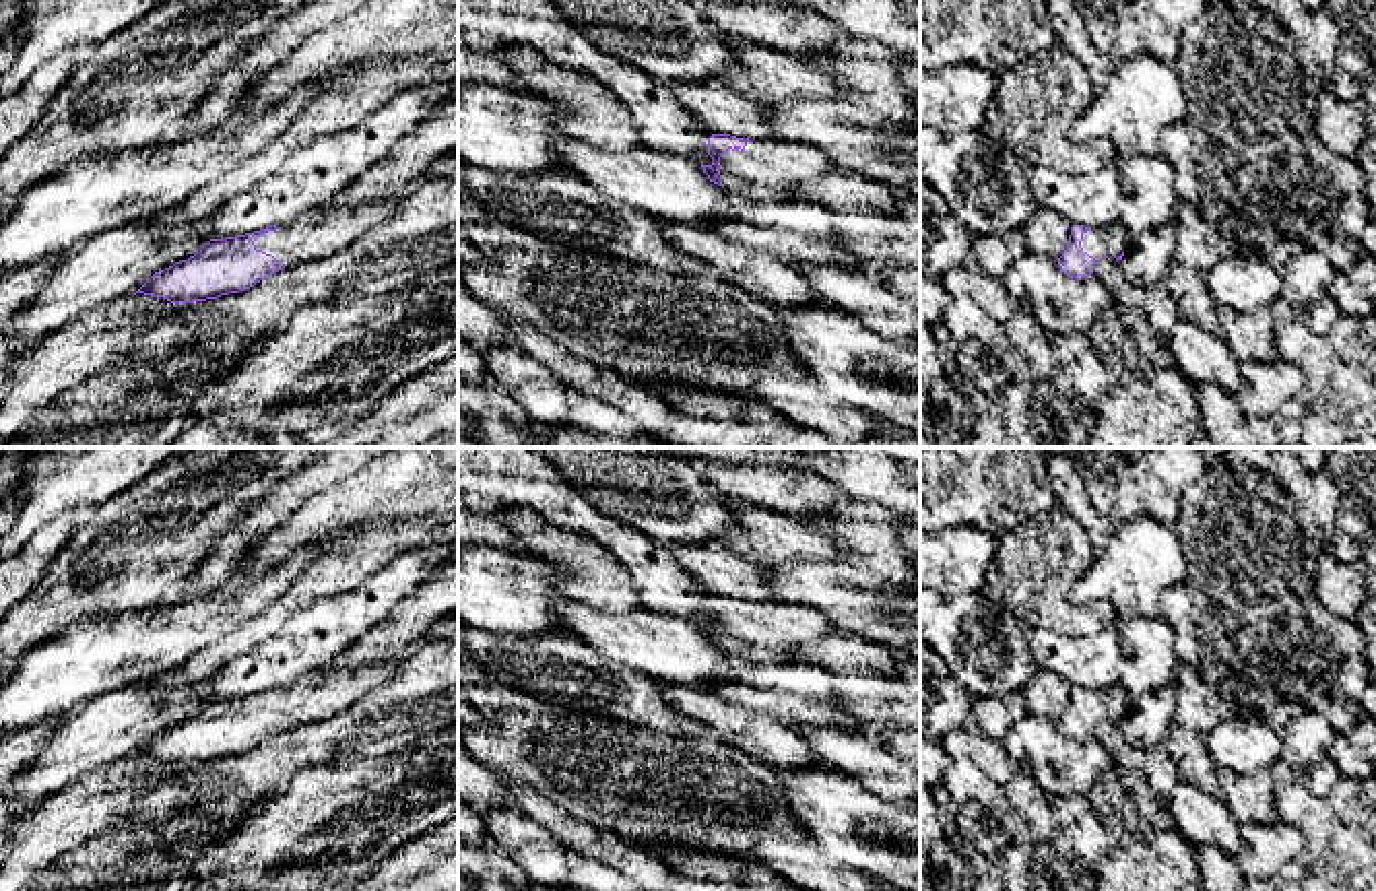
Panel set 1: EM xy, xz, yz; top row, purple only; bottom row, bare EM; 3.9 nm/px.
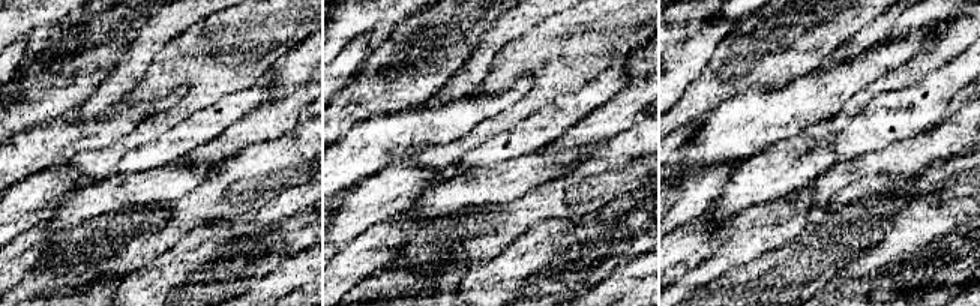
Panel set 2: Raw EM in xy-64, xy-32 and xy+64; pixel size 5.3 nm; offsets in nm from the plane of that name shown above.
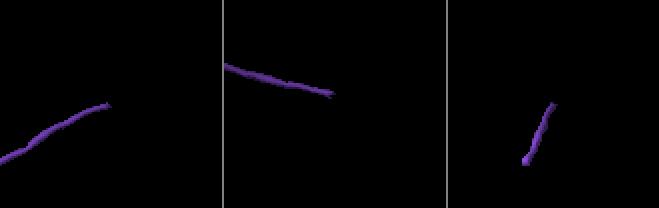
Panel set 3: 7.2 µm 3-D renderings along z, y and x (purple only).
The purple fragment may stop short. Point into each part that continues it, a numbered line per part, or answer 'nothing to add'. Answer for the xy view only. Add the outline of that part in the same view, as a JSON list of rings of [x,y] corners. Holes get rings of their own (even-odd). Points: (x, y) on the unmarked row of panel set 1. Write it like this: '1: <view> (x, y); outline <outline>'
1: xy (326, 691); outline [[[402,658],[349,670],[320,668],[303,674],[293,685],[276,687],[274,693],[260,697],[254,707],[272,716],[285,730],[305,722],[326,720],[390,679],[400,662]]]

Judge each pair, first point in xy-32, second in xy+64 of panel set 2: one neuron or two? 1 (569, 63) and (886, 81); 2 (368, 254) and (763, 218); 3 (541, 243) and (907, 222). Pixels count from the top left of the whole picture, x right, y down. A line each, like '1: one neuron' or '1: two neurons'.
1: one neuron
2: one neuron
3: one neuron

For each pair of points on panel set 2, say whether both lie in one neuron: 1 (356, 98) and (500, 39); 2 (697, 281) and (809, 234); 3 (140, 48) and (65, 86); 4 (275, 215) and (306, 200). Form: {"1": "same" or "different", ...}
{"1": "different", "2": "different", "3": "different", "4": "same"}

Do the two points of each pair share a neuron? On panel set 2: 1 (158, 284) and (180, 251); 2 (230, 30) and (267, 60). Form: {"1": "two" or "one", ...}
{"1": "one", "2": "one"}

